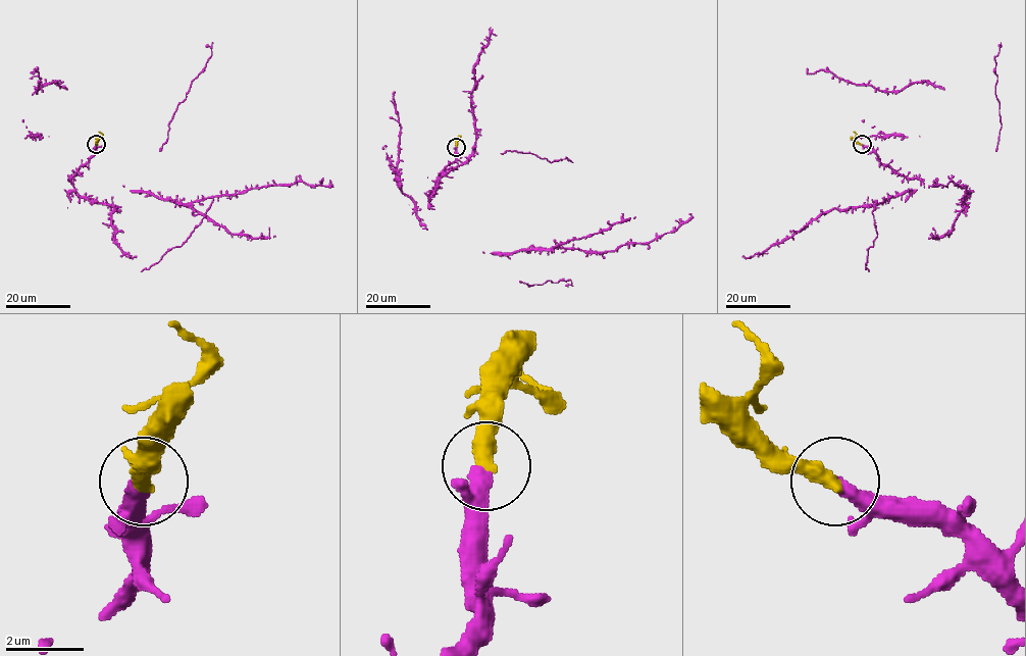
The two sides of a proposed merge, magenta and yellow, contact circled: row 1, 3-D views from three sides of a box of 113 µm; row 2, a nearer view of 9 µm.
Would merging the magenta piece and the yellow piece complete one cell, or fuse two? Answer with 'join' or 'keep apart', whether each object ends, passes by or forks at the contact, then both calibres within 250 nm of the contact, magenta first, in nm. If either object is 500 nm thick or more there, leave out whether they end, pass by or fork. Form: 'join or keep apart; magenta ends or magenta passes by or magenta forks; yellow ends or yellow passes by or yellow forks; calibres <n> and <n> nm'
join; magenta ends; yellow ends; calibres 400 and 440 nm

